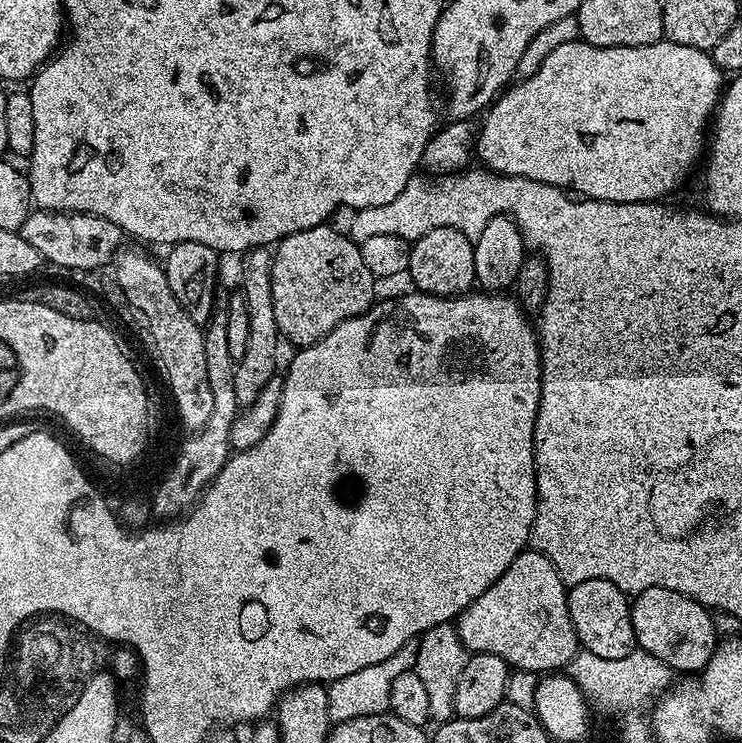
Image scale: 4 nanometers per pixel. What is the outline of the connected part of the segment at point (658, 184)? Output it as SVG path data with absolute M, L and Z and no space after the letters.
M573 38L557 48L550 49L548 53L543 53L539 70L533 76L523 77L519 82L513 83L507 91L496 97L491 107L483 113L484 125L481 126L480 132L478 128L475 133L474 152L478 160L480 156L479 163L487 171L499 172L502 176L530 178L534 182L546 182L555 188L571 190L589 200L609 200L615 204L647 204L663 201L663 196L670 195L691 174L692 164L698 163L699 160L701 163L706 152L706 133L720 103L726 76L703 48L682 46L678 42L665 39L646 46L599 48L593 44L585 44L579 38Z

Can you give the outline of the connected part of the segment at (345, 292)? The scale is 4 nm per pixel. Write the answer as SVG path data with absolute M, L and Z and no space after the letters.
M322 223L317 228L307 228L290 234L275 245L271 253L273 308L277 330L285 341L293 340L296 346L317 344L323 336L330 334L330 330L334 330L342 322L368 311L377 299L378 280L370 270L366 270L366 262L362 262L359 244L343 231L335 232L328 227L327 223Z

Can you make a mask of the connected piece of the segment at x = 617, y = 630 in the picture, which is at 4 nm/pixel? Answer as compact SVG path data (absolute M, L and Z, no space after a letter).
M587 580L581 584L571 585L568 588L568 609L570 610L570 622L574 622L576 639L583 651L598 654L598 658L626 658L626 654L630 654L637 647L629 597L610 581Z

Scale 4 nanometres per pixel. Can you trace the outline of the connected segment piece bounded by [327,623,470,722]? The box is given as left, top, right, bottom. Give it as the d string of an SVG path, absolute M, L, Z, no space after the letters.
M455 623L439 624L426 630L417 639L408 639L402 647L383 662L356 670L345 678L338 678L327 685L329 696L329 718L332 722L350 718L369 716L387 711L390 698L390 686L398 674L409 672L415 667L417 646L420 644L420 665L418 671L422 682L426 682L426 694L430 694L430 714L432 720L443 722L454 716L454 689L458 687L458 678L466 666L469 651L458 638Z

